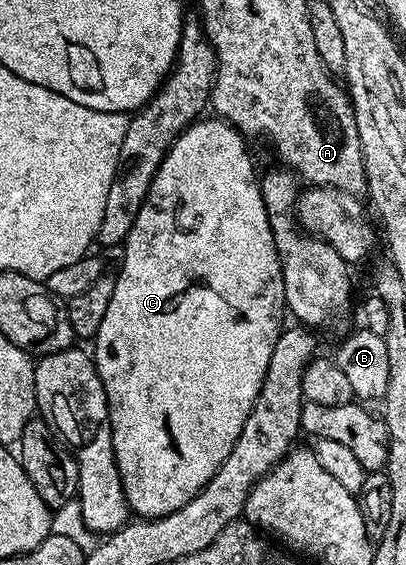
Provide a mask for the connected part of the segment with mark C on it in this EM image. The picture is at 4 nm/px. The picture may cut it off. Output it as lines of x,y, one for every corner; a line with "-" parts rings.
210,116
207,122
202,121
191,122
164,156
152,180
148,196
132,224
130,235
125,240
126,255
122,258
122,271
114,278
114,291
108,312
104,312
100,332
92,340
94,367
98,369
98,375
104,384
114,459
124,484
124,496
144,518
163,518
165,514
176,512
181,506
188,504
188,500
195,498
208,484
208,480
212,480
220,464
224,464
228,452
232,452
244,428
244,420
248,420
252,412
252,404
260,392
264,372
268,372
268,360
272,360
272,348
276,348
276,340
284,326
282,317
285,319
288,314
280,255
274,246
274,233
270,230
270,221
264,208
262,187
256,174
254,178
254,162
246,147
247,139
238,133
235,126
217,117

